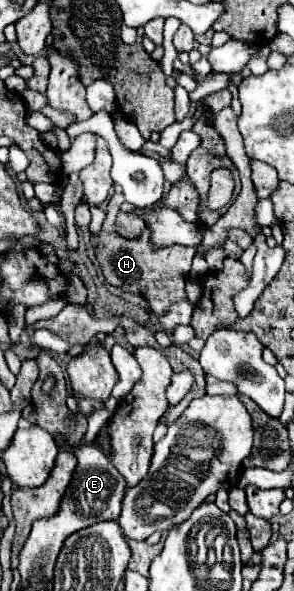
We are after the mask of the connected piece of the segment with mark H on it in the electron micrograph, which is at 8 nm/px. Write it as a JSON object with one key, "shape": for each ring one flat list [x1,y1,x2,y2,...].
{"shape":[[122,193,112,194,112,198,108,200,108,214,106,214,102,232,98,236,92,236,96,256,102,264,104,278,122,290,144,294,152,312,156,316,164,316,164,312,168,312,170,304,190,302,184,294,184,282,188,278,196,248,188,248,188,246,180,246,180,244,174,244,172,248,152,248,148,228,140,234,138,240,126,240,126,238,118,236,114,230,114,220,116,220,116,214,118,214,121,204]]}

